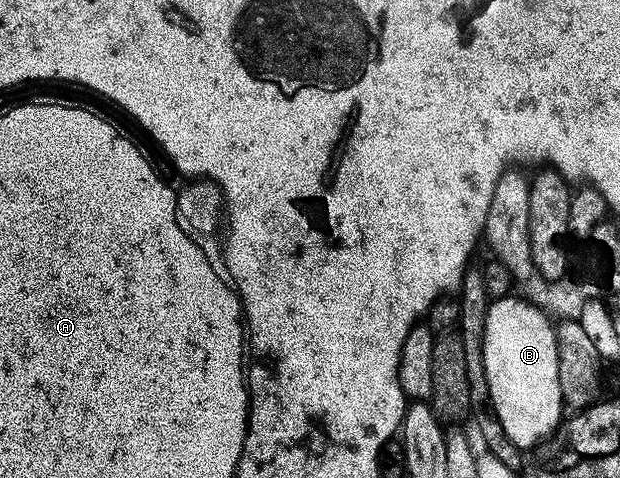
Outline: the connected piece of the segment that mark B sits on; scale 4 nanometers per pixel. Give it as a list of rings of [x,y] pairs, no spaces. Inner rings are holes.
[[[517,295],[493,300],[486,315],[484,332],[484,366],[490,399],[506,435],[521,451],[532,451],[545,439],[551,438],[561,424],[560,409],[565,408],[562,391],[558,387],[558,339],[553,318],[538,306]]]

